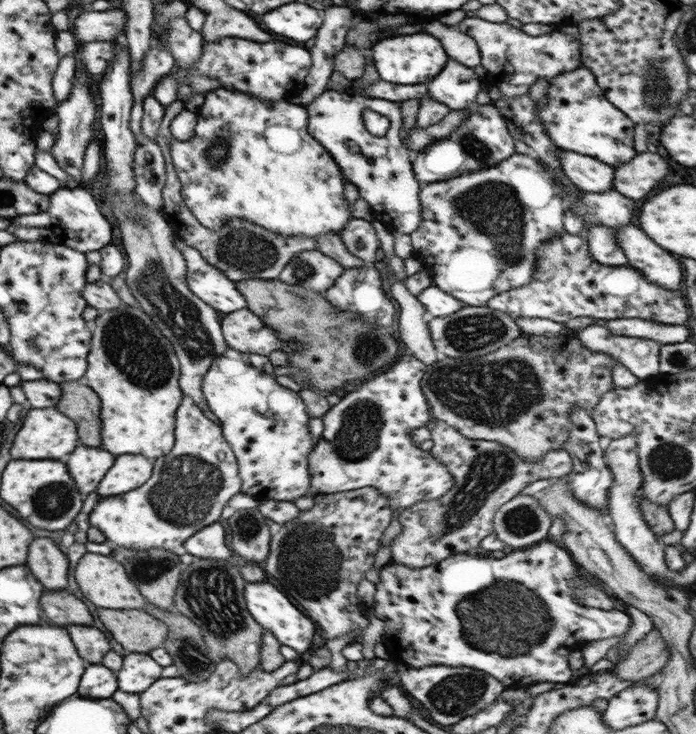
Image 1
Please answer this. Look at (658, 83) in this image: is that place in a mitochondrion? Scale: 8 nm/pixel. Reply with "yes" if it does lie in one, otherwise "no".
yes

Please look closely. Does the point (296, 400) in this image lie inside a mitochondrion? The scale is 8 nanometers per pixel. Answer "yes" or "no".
no

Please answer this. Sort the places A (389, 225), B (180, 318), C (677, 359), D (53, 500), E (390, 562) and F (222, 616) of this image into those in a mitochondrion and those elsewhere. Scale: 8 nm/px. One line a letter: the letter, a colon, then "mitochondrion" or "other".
A: other
B: mitochondrion
C: mitochondrion
D: mitochondrion
E: other
F: mitochondrion

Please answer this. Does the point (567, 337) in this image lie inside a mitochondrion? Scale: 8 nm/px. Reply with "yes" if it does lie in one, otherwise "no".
no

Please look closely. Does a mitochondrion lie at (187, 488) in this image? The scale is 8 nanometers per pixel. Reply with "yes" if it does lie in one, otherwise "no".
yes

